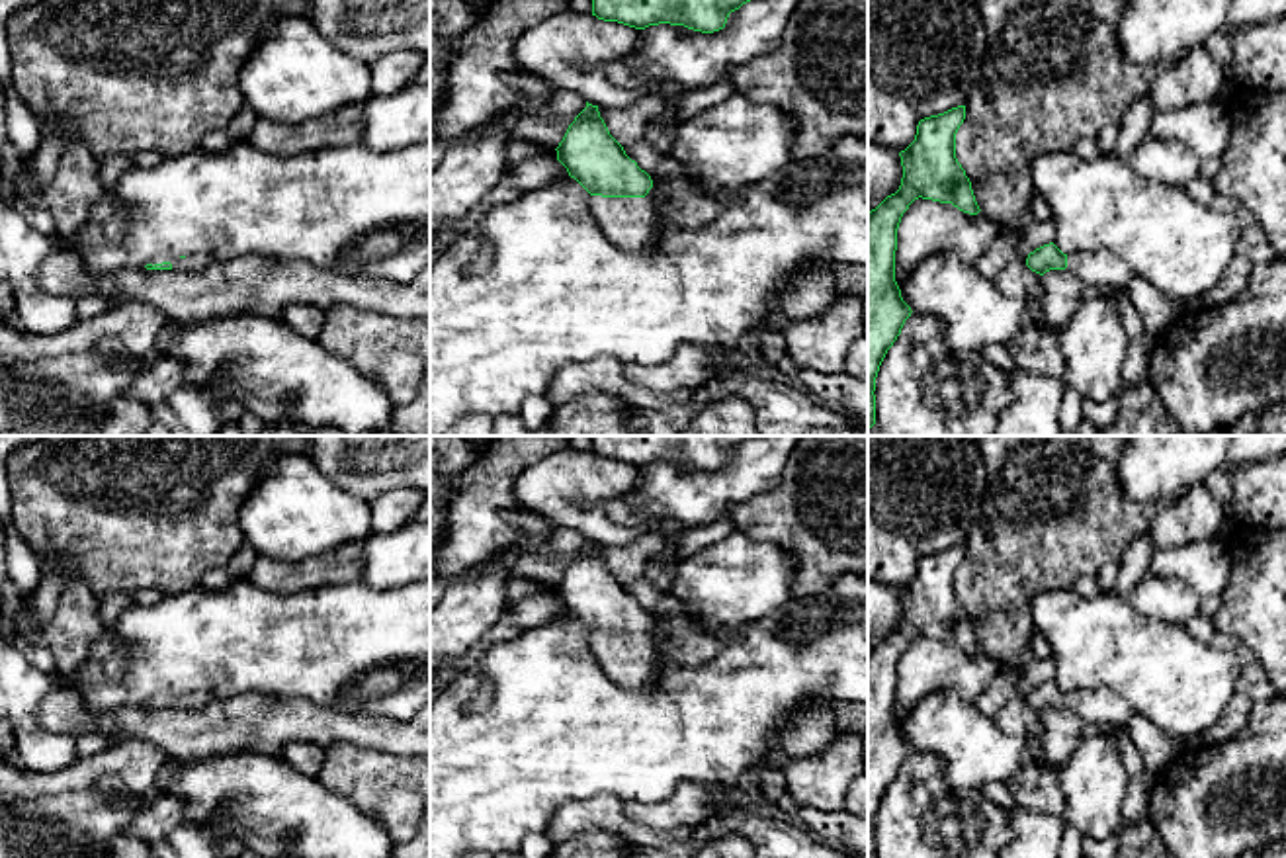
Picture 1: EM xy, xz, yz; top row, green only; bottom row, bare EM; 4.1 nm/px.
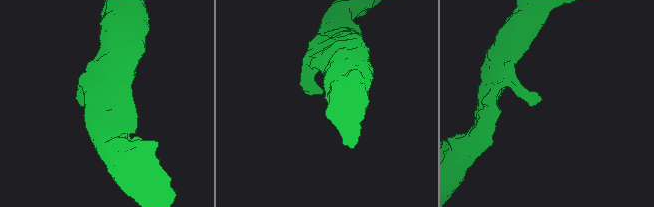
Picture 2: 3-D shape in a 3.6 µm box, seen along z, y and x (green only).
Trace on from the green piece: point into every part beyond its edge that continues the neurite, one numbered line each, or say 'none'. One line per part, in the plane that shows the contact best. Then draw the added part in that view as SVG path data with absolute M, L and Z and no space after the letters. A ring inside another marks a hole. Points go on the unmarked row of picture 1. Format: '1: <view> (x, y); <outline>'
1: xz (628, 659); M590 635L590 649L606 674L625 690L641 690L655 670L655 643L645 635Z

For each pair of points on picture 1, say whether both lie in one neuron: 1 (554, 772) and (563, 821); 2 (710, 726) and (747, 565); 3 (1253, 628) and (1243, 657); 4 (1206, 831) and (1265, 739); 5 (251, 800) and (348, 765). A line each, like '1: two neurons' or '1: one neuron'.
1: two neurons
2: two neurons
3: two neurons
4: one neuron
5: two neurons

